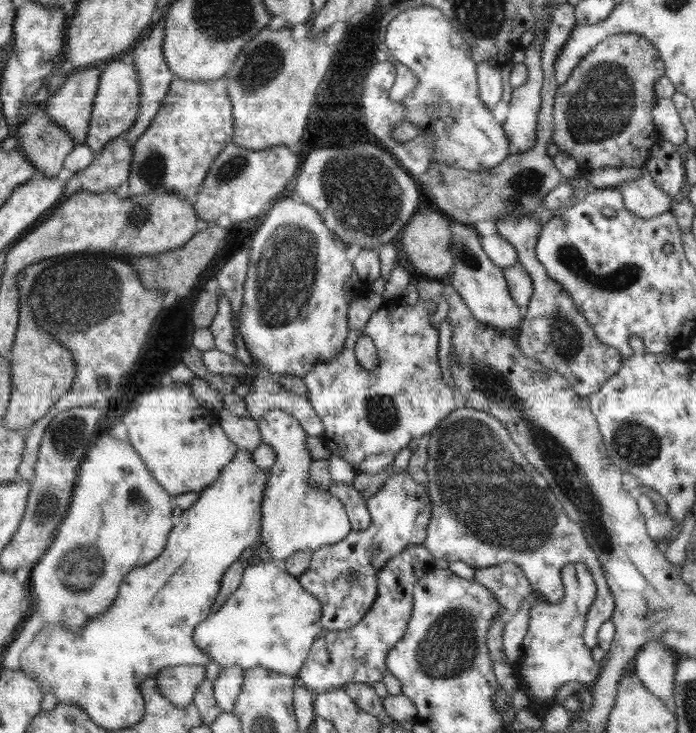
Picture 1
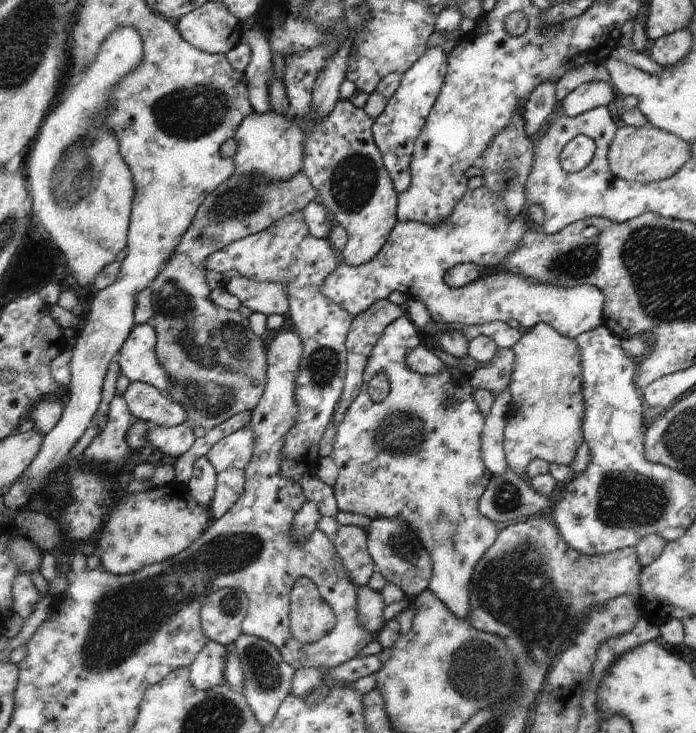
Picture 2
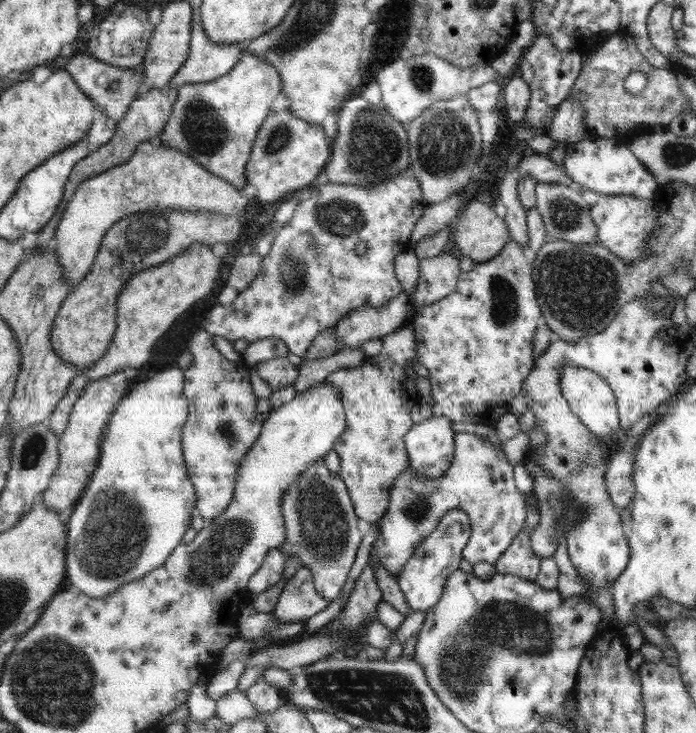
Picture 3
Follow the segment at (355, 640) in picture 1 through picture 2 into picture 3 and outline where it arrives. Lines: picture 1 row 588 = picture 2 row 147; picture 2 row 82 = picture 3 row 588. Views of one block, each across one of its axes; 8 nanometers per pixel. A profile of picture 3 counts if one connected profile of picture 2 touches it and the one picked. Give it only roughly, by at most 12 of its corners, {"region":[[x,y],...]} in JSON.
{"region":[[448,511],[395,574],[408,606],[427,611],[458,570],[469,516]]}

